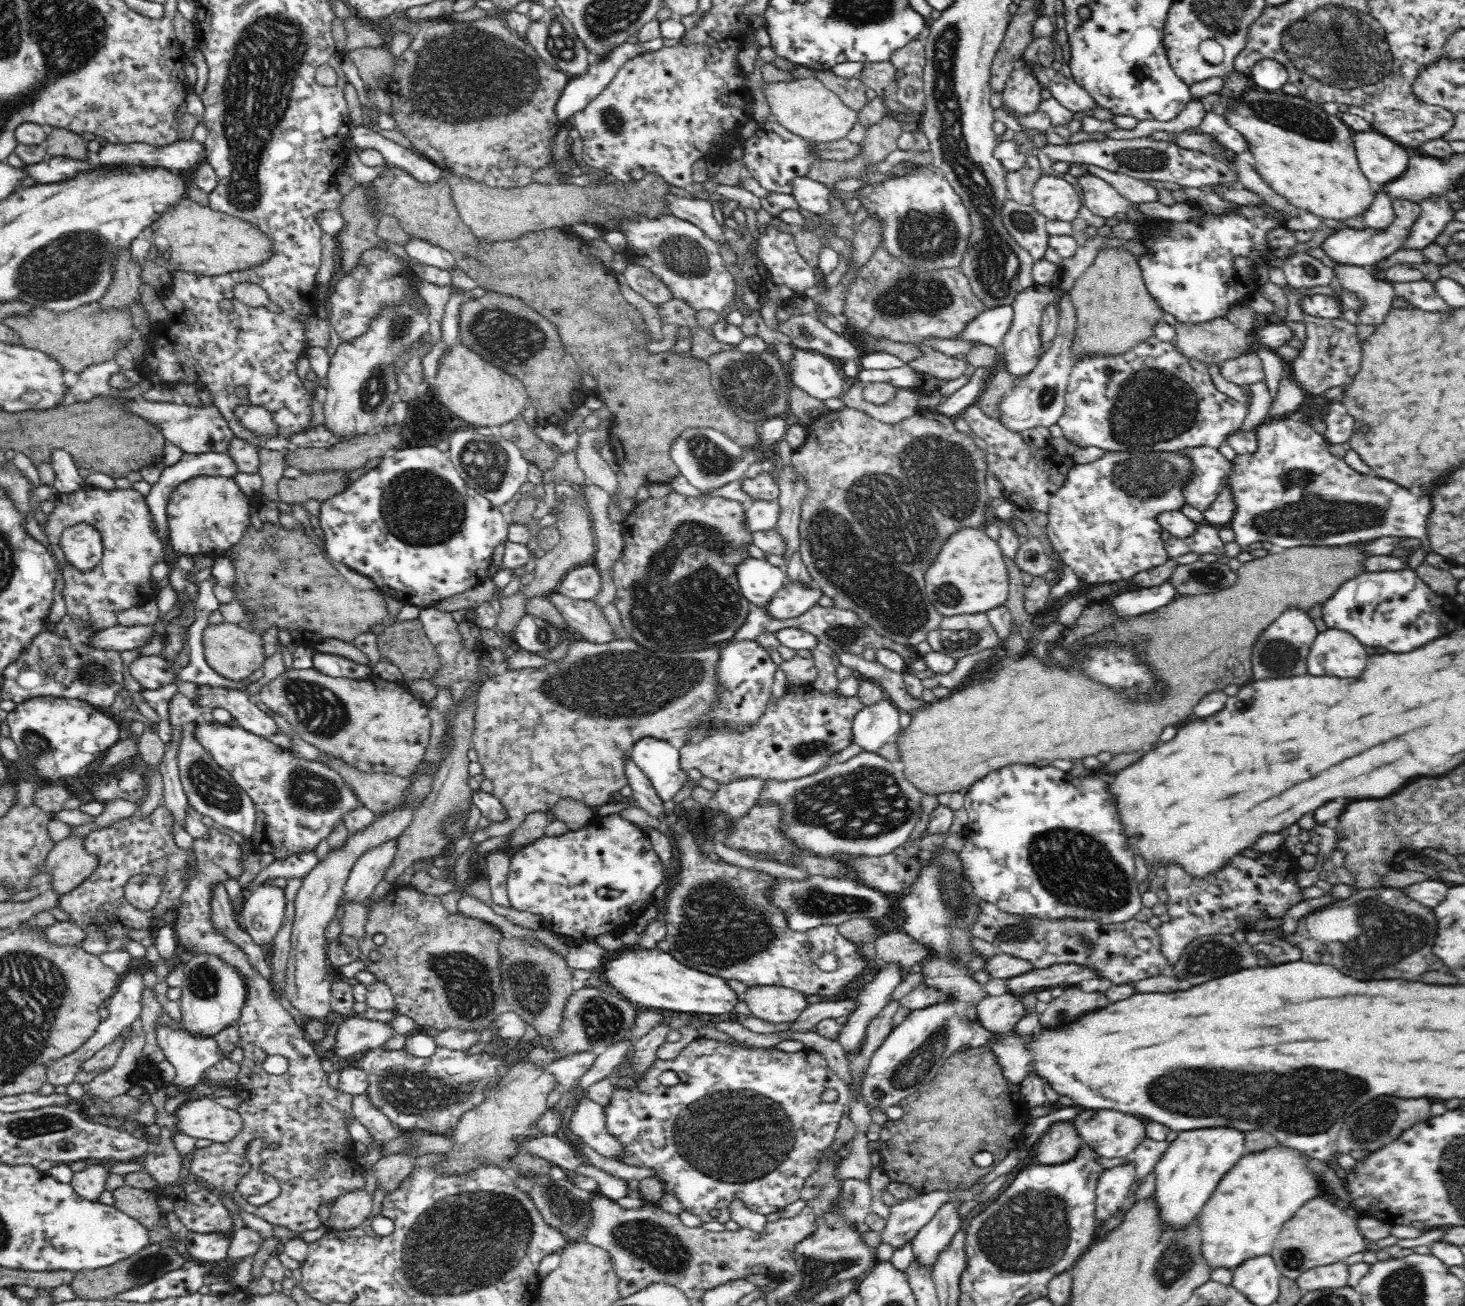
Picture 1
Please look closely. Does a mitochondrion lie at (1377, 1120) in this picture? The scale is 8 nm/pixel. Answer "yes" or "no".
yes

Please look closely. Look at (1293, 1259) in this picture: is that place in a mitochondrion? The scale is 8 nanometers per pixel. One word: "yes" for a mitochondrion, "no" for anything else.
yes

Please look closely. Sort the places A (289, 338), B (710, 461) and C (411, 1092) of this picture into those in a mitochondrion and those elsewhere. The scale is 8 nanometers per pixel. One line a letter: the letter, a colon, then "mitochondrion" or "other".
A: other
B: mitochondrion
C: mitochondrion

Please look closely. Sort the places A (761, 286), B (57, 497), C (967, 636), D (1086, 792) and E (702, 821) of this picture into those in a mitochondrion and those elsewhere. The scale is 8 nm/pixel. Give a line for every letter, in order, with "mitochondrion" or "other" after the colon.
A: other
B: other
C: mitochondrion
D: other
E: other

